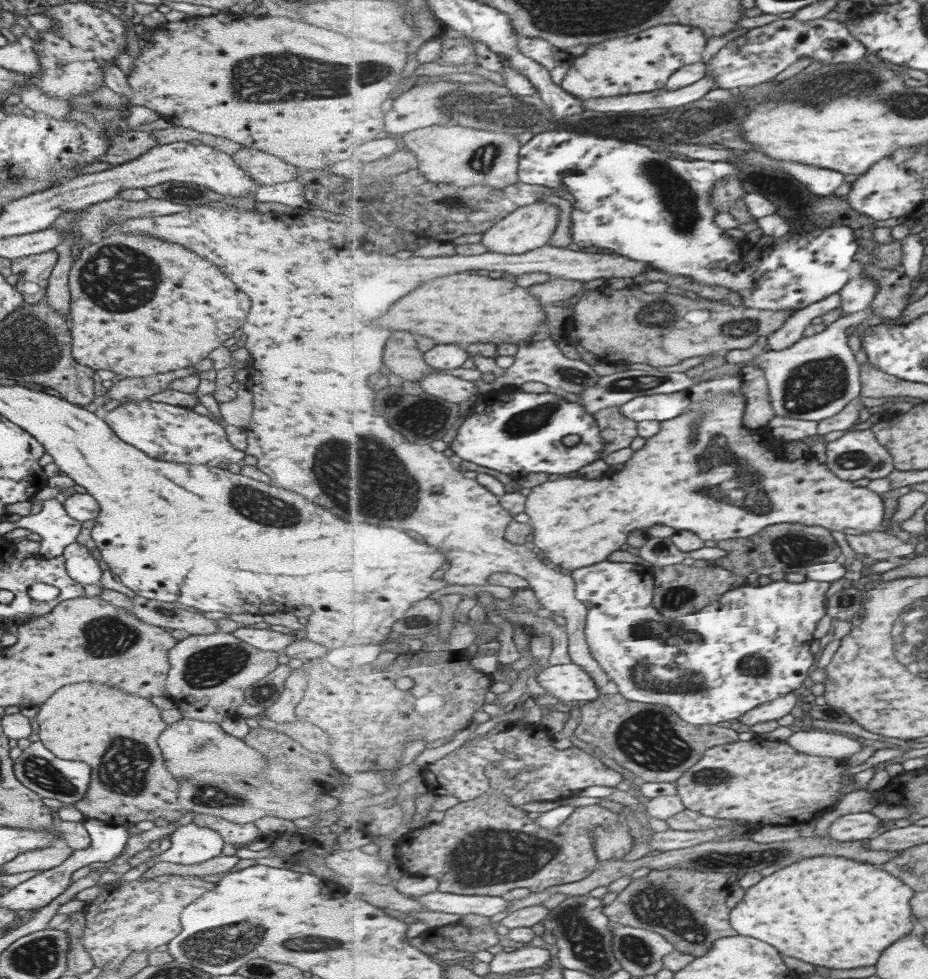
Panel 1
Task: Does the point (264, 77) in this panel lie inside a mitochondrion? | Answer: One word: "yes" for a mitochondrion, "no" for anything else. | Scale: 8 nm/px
yes

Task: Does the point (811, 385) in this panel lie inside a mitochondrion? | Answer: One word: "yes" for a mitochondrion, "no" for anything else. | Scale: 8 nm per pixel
yes

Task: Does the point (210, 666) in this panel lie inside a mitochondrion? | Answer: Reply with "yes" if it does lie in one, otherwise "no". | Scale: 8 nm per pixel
yes

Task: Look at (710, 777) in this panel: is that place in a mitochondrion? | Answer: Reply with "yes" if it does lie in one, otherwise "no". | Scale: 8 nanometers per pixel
yes

